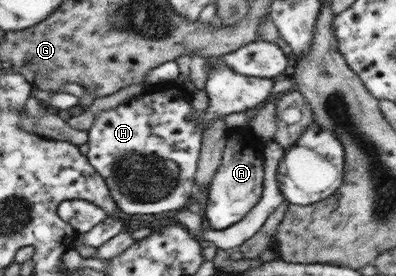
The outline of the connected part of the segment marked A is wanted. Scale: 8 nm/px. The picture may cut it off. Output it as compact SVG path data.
M229 128L221 166L208 184L208 201L205 223L208 228L223 230L239 222L262 197L264 189L263 143L247 128Z

